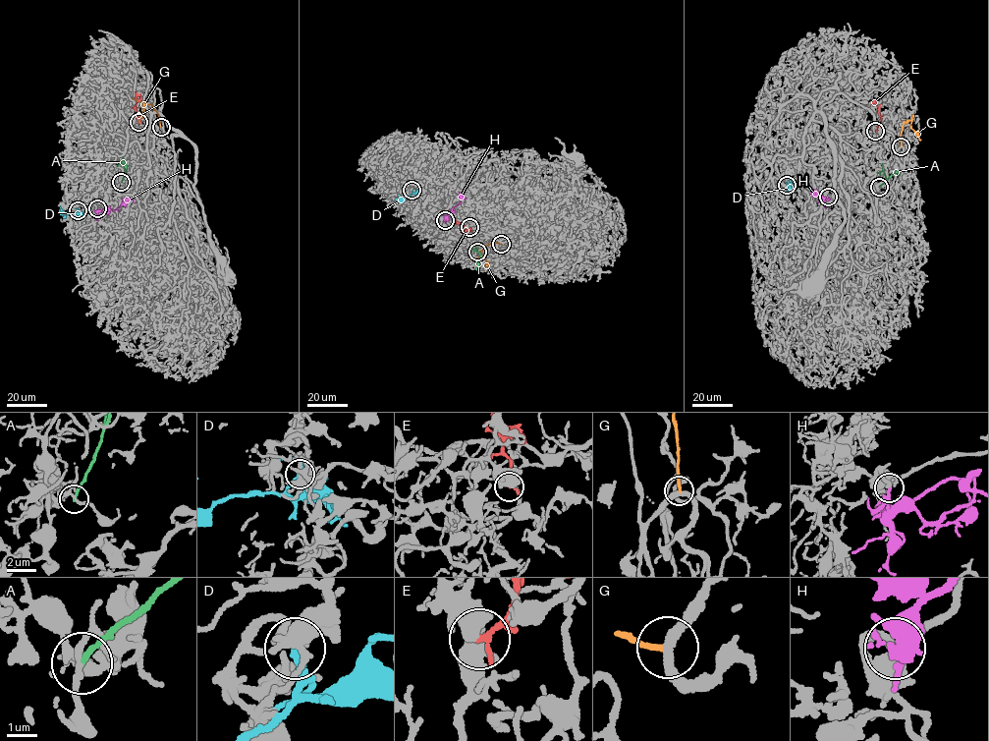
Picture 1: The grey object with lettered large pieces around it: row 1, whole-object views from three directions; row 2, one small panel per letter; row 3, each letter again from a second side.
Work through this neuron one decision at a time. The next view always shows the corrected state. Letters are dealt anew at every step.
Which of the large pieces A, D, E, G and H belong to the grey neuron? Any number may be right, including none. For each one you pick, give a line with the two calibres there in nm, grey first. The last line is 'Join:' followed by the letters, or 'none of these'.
H: 240 nm thick on the grey side, 160 nm on the other
Join: H

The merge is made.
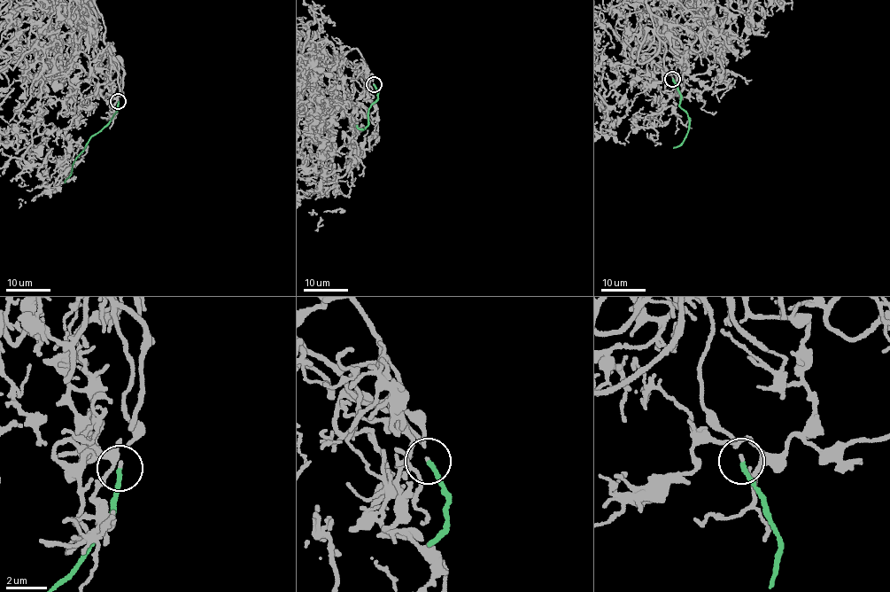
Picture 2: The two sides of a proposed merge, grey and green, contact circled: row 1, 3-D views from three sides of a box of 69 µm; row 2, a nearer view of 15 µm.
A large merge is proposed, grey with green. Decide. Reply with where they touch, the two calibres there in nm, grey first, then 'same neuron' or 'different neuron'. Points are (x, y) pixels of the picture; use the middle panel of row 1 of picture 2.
(374, 84) | 110/190 nm | same neuron

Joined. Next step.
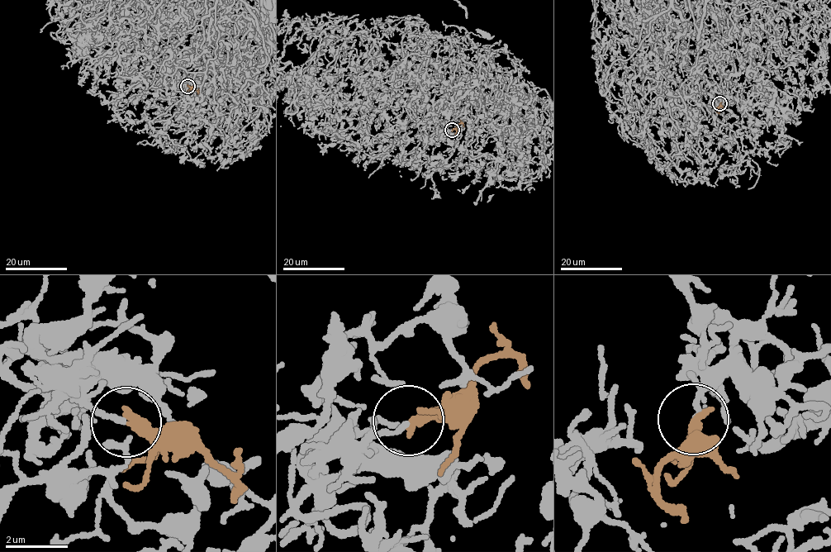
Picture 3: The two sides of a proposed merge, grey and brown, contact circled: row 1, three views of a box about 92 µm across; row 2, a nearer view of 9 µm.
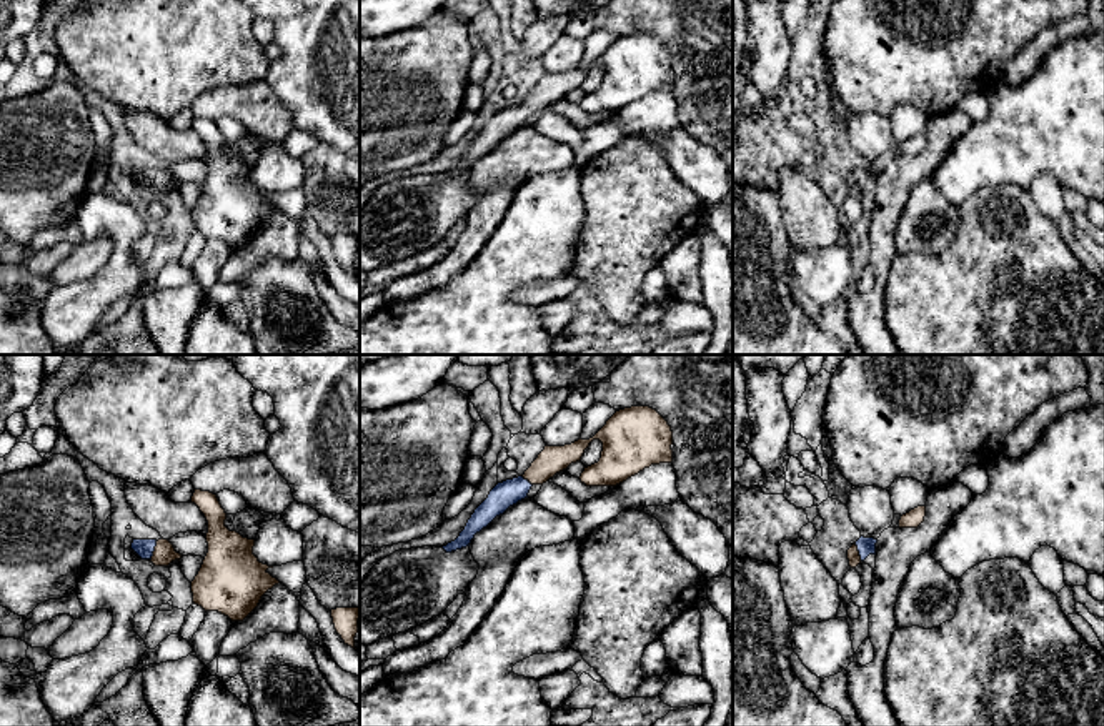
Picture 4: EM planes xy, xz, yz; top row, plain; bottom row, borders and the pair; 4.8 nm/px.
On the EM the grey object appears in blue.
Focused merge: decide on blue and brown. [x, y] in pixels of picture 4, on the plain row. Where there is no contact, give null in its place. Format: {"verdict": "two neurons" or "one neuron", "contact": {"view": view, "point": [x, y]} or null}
{"verdict": "one neuron", "contact": {"view": "xy", "point": [152, 179]}}

